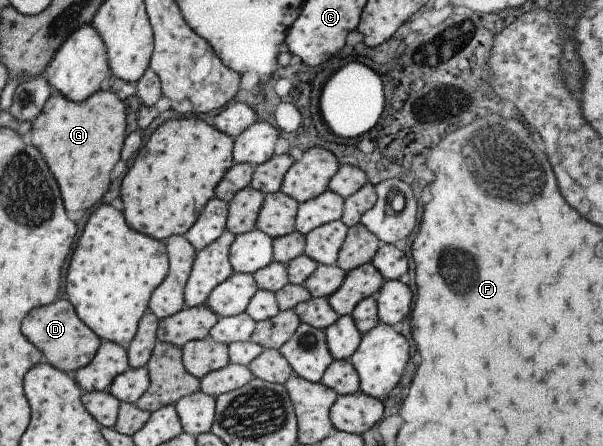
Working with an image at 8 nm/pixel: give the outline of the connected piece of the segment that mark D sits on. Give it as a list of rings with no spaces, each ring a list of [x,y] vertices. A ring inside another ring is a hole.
[[[55,300],[48,306],[40,306],[28,312],[22,320],[20,332],[24,338],[36,346],[42,359],[56,370],[64,373],[75,373],[92,361],[102,340],[92,333],[76,316],[73,307],[66,300]]]

